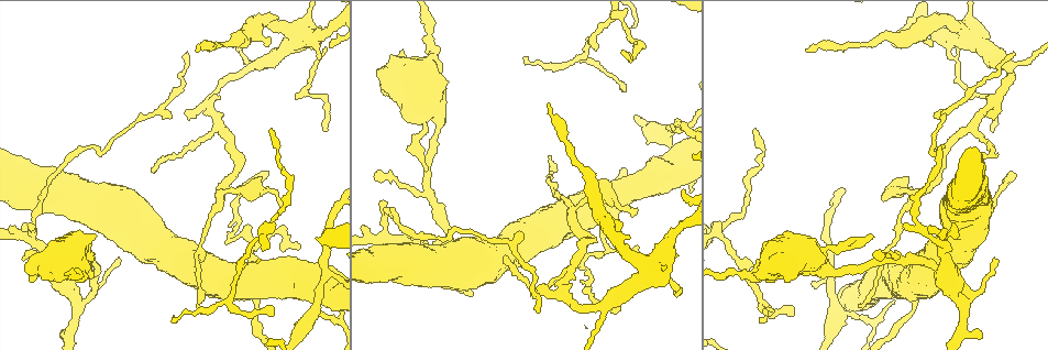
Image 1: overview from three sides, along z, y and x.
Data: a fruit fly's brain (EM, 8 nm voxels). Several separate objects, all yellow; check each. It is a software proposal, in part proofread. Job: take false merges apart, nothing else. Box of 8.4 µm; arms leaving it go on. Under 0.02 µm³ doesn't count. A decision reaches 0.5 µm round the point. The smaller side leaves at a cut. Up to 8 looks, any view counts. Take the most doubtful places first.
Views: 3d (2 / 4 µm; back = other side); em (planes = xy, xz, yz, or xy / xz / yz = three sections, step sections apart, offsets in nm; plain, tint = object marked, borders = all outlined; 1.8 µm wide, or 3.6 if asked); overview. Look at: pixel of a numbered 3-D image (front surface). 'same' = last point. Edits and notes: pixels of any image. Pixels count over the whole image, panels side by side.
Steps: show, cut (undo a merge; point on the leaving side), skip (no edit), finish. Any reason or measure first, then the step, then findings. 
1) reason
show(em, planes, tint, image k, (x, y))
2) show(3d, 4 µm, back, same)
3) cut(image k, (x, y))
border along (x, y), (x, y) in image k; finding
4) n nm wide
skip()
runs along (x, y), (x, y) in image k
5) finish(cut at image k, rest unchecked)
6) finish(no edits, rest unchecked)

show(em, xy, step 8, plain, image 1, (95, 276))

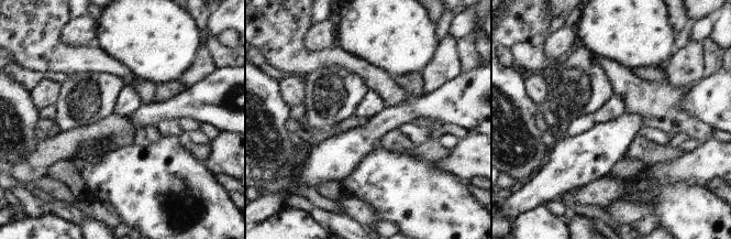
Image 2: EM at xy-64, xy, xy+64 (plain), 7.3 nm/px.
with the object marked
show(em, xy, step 8, tint, same)

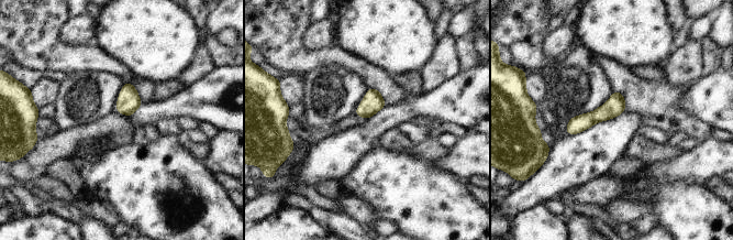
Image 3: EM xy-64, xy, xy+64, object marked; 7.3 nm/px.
skip()
runs along (620, 97), (604, 112), (568, 131) in image 3; one cell here

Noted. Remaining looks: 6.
show(3d, 4 µm, back, image 1, (415, 83))

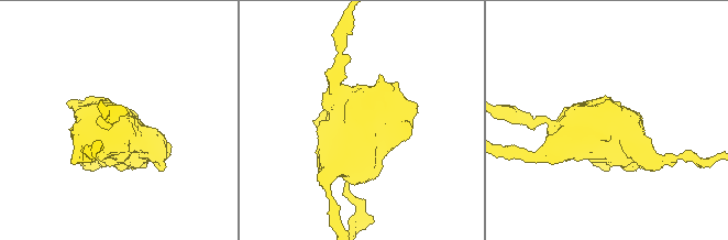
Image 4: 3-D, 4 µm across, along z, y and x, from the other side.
show(em, 3.6 µm, xy, step 16, tint, image 4, (611, 135))

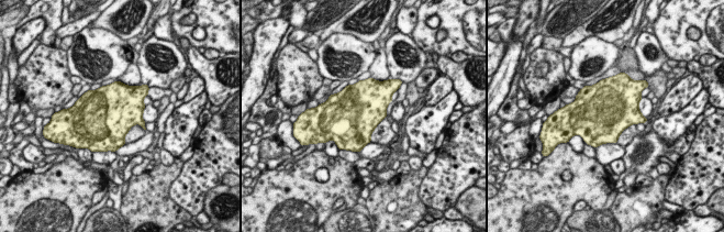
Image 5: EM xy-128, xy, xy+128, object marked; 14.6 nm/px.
another direction
show(em, 3.6 µm, planes, tint, same)

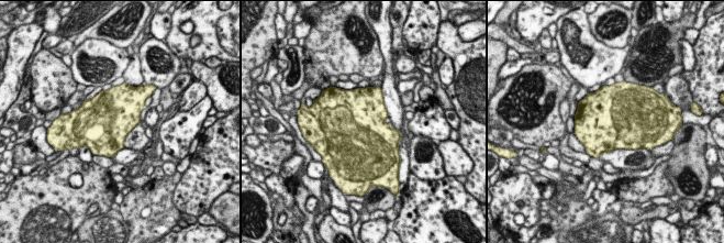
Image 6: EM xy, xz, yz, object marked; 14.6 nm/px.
skip()
all the same cell

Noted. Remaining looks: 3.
abrupt turn
show(3d, 2 µm, image 1, (971, 124))

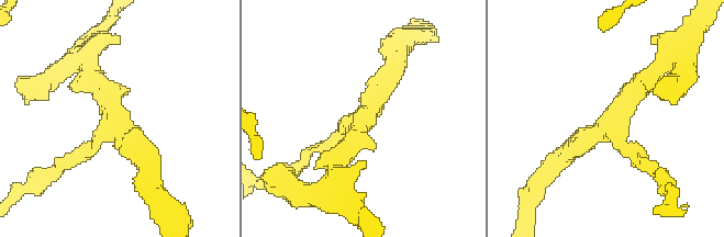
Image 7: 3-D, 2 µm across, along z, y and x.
3 arms
show(em, planes, plain, image 7, (615, 114))

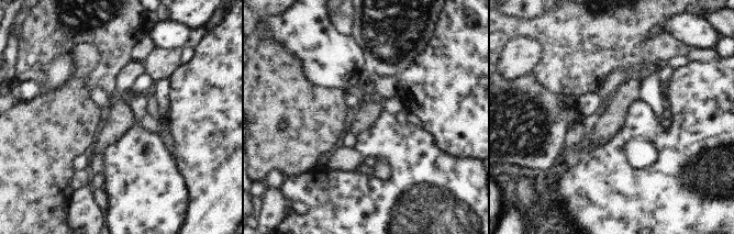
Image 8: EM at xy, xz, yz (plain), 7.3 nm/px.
with the object marked
show(em, planes, tint, same)

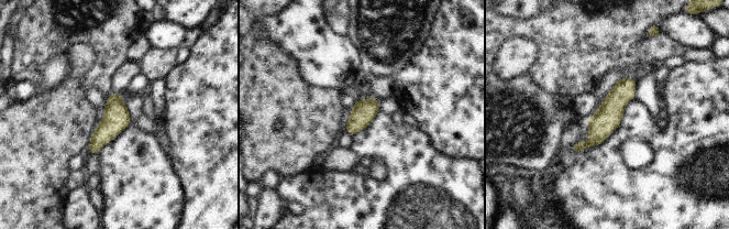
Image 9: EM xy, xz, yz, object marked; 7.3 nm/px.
skip()
one cell here

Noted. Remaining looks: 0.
finish(no edits, rest unchecked)

